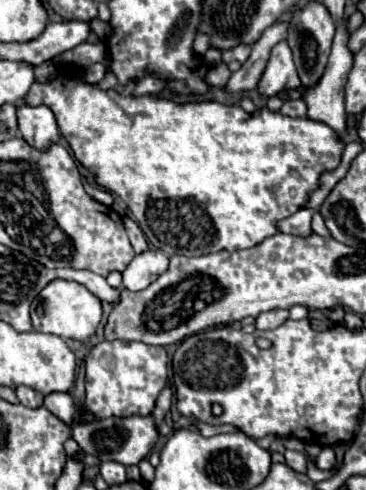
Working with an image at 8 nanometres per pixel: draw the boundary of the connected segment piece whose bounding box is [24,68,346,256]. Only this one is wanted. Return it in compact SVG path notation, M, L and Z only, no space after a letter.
M64 68L62 72L58 70L56 76L48 82L34 82L30 92L26 94L24 102L28 106L48 106L58 122L58 128L62 132L62 136L68 140L74 158L88 168L94 174L94 180L98 182L98 186L106 188L108 192L118 194L128 208L132 210L138 226L142 228L142 232L146 234L148 242L154 244L154 248L166 252L168 256L172 256L172 252L182 254L182 256L204 256L204 254L212 254L212 252L220 252L220 250L242 250L242 248L252 248L256 244L260 244L264 238L274 236L276 234L276 222L282 218L288 218L290 214L294 214L296 210L300 210L306 202L312 190L318 188L320 184L320 176L324 172L330 172L334 168L338 168L340 160L342 160L342 152L344 152L344 142L342 138L324 122L316 122L310 118L288 118L280 112L272 112L266 106L260 108L258 112L244 112L240 106L230 106L230 104L220 104L220 102L172 102L168 98L160 98L158 94L144 94L144 96L124 96L118 90L110 88L110 90L100 90L98 84L90 84L84 78L78 78L80 72L74 68Z

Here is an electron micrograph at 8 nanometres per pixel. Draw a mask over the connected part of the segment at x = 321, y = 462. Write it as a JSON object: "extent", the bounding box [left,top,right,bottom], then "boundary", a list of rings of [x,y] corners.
{"extent":[318,448,336,470],"boundary":[[[322,448],[322,452],[318,454],[318,468],[322,470],[330,470],[336,464],[336,454],[332,448]]]}

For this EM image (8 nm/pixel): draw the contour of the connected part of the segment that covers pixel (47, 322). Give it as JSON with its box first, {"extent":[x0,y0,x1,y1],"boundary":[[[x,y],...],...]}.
{"extent":[32,280,102,342],"boundary":[[[52,280],[32,302],[32,324],[34,330],[56,334],[60,338],[72,338],[86,342],[102,320],[102,302],[86,286],[72,280]]]}

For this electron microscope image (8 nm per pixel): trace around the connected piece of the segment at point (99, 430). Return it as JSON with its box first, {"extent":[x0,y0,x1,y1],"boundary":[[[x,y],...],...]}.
{"extent":[72,416,158,466],"boundary":[[[128,416],[128,418],[106,418],[96,424],[76,424],[72,428],[72,438],[80,444],[86,454],[98,456],[102,462],[116,460],[124,466],[138,464],[146,458],[158,442],[158,428],[154,416]]]}

